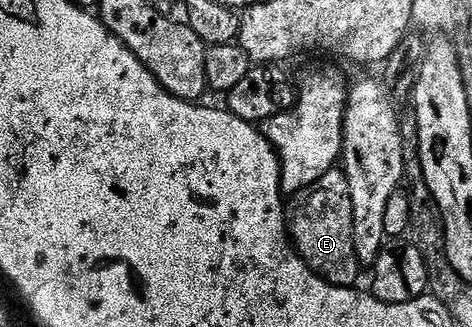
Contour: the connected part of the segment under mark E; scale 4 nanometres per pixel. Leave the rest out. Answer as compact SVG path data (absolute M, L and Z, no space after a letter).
M328 172L313 188L295 194L290 205L290 240L300 258L330 284L355 286L360 277L360 261L356 258L358 246L352 235L350 187L343 172Z

